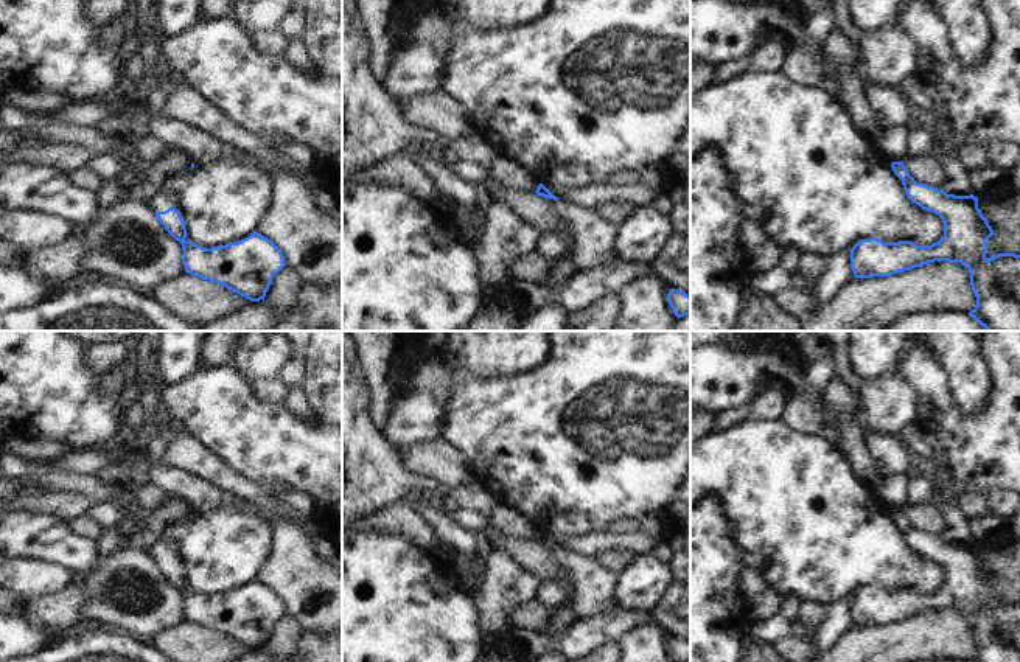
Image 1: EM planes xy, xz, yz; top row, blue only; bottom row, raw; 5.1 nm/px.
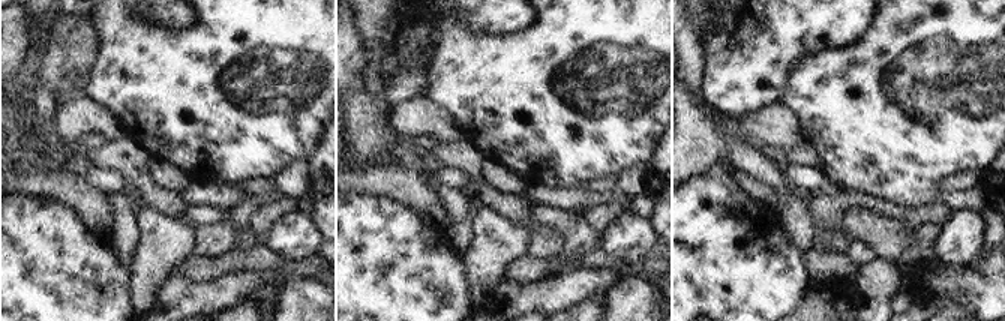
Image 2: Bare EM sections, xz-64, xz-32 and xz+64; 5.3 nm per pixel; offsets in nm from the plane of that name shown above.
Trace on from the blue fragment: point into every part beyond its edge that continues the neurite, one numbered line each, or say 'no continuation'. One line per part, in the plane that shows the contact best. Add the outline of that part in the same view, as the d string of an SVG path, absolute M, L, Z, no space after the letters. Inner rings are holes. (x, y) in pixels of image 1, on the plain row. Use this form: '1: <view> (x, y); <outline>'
no continuation

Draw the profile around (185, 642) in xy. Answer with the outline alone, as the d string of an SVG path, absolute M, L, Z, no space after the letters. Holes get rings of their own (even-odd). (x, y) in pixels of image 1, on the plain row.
M187 620L162 631L151 643L174 662L236 662L255 651L225 634Z

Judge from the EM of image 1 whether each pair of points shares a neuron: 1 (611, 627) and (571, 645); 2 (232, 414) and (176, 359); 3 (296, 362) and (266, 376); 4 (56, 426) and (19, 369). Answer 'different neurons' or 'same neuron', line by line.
1: same neuron
2: different neurons
3: different neurons
4: same neuron

